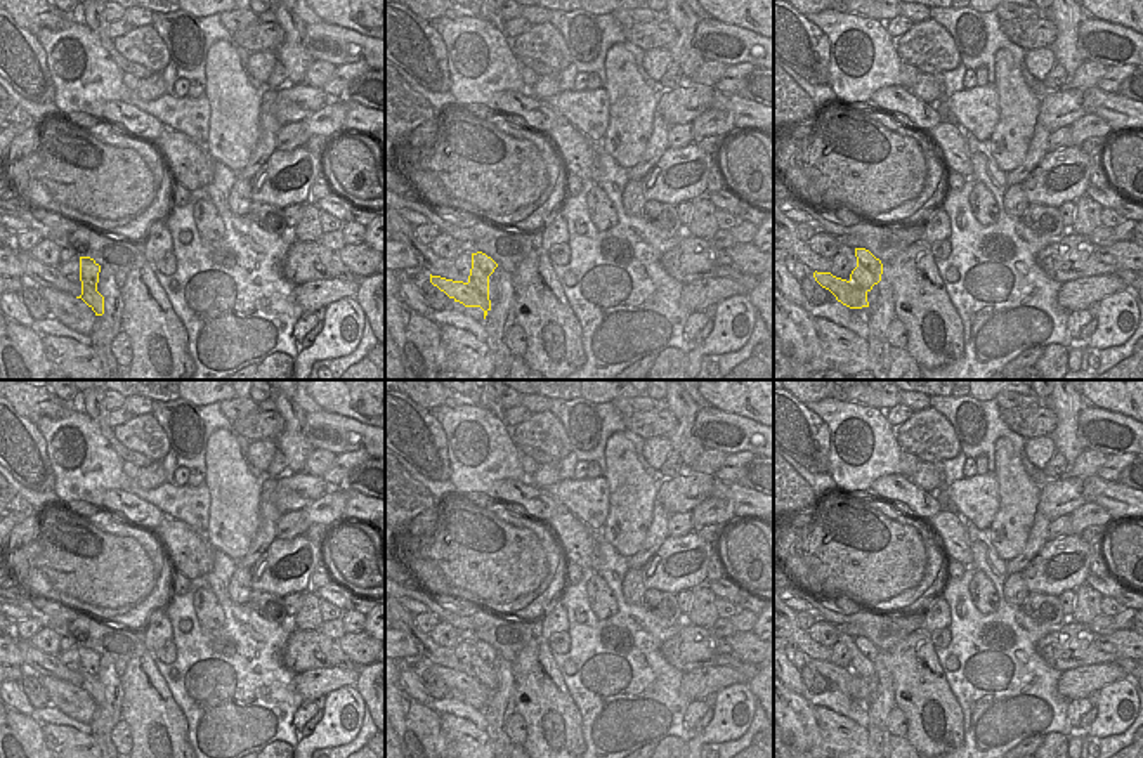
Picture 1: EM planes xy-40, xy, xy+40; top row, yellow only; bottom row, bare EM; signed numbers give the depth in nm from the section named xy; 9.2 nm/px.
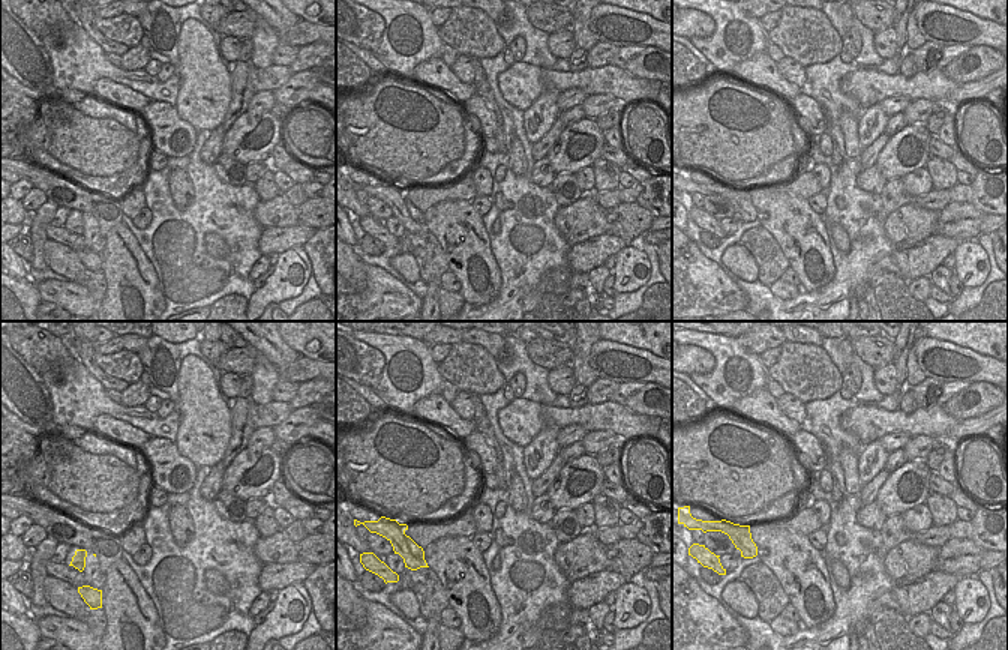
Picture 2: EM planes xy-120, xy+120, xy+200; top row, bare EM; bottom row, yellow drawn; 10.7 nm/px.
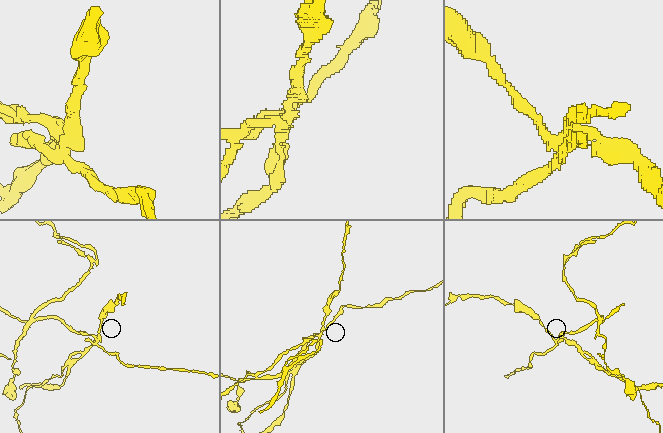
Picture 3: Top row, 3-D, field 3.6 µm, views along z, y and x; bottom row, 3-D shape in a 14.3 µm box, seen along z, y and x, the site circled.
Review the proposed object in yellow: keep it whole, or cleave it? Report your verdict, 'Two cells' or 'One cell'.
Two cells.

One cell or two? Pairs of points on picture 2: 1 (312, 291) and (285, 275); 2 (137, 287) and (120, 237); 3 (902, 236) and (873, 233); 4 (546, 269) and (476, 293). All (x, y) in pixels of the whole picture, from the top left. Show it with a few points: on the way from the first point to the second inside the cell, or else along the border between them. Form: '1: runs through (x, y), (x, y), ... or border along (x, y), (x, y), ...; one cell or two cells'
1: border along (315, 273), (300, 296), (285, 299), (281, 303); two cells
2: runs through (134, 275), (123, 249); one cell
3: border along (887, 215), (884, 233), (896, 246); two cells
4: border along (492, 249), (501, 288), (489, 302), (473, 305); two cells

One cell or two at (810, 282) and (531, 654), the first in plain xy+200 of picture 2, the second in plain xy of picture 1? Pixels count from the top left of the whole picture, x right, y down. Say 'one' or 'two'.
one

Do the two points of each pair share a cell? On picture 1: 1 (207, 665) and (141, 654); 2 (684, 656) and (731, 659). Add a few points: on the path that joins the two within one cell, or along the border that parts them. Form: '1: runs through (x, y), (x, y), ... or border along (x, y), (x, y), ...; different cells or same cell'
1: border along (155, 656), (155, 665), (177, 703); different cells
2: runs through (696, 656), (718, 656); same cell

